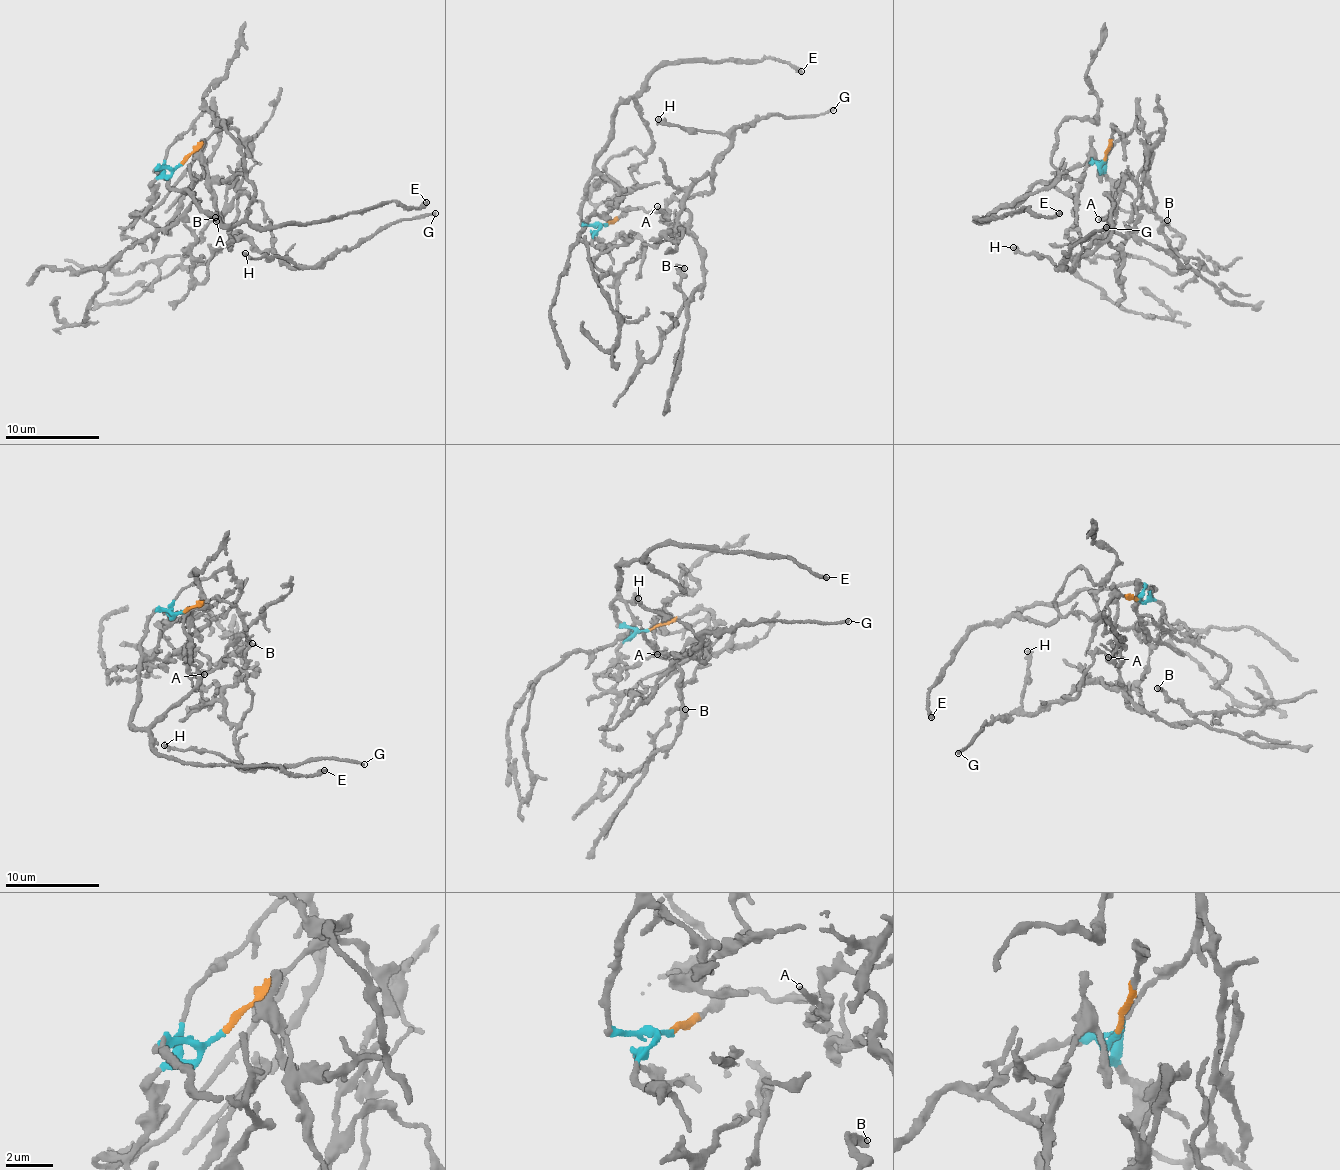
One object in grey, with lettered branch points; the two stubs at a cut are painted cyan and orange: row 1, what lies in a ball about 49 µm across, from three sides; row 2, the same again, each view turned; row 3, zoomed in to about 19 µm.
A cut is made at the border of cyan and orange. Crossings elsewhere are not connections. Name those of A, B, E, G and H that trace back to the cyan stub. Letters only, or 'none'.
E

